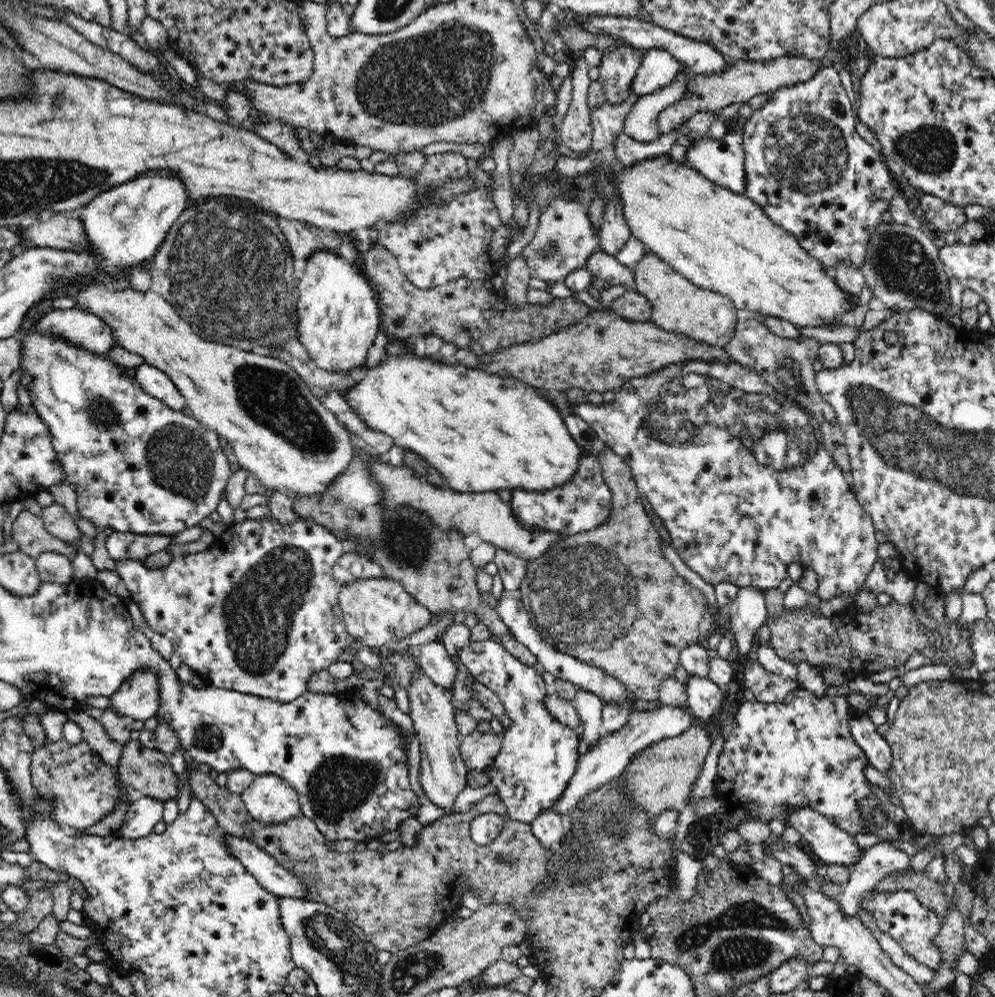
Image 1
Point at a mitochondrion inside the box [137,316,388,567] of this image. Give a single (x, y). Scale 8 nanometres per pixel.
(270, 397)

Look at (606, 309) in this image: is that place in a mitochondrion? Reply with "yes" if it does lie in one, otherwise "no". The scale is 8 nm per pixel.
no

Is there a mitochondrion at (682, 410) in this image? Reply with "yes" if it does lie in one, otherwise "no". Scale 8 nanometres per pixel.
yes

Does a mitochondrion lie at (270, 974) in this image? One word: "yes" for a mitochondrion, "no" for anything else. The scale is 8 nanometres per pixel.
no

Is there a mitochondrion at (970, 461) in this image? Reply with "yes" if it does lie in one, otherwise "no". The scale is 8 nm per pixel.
yes

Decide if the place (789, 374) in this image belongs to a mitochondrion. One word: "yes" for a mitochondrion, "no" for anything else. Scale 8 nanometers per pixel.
yes

